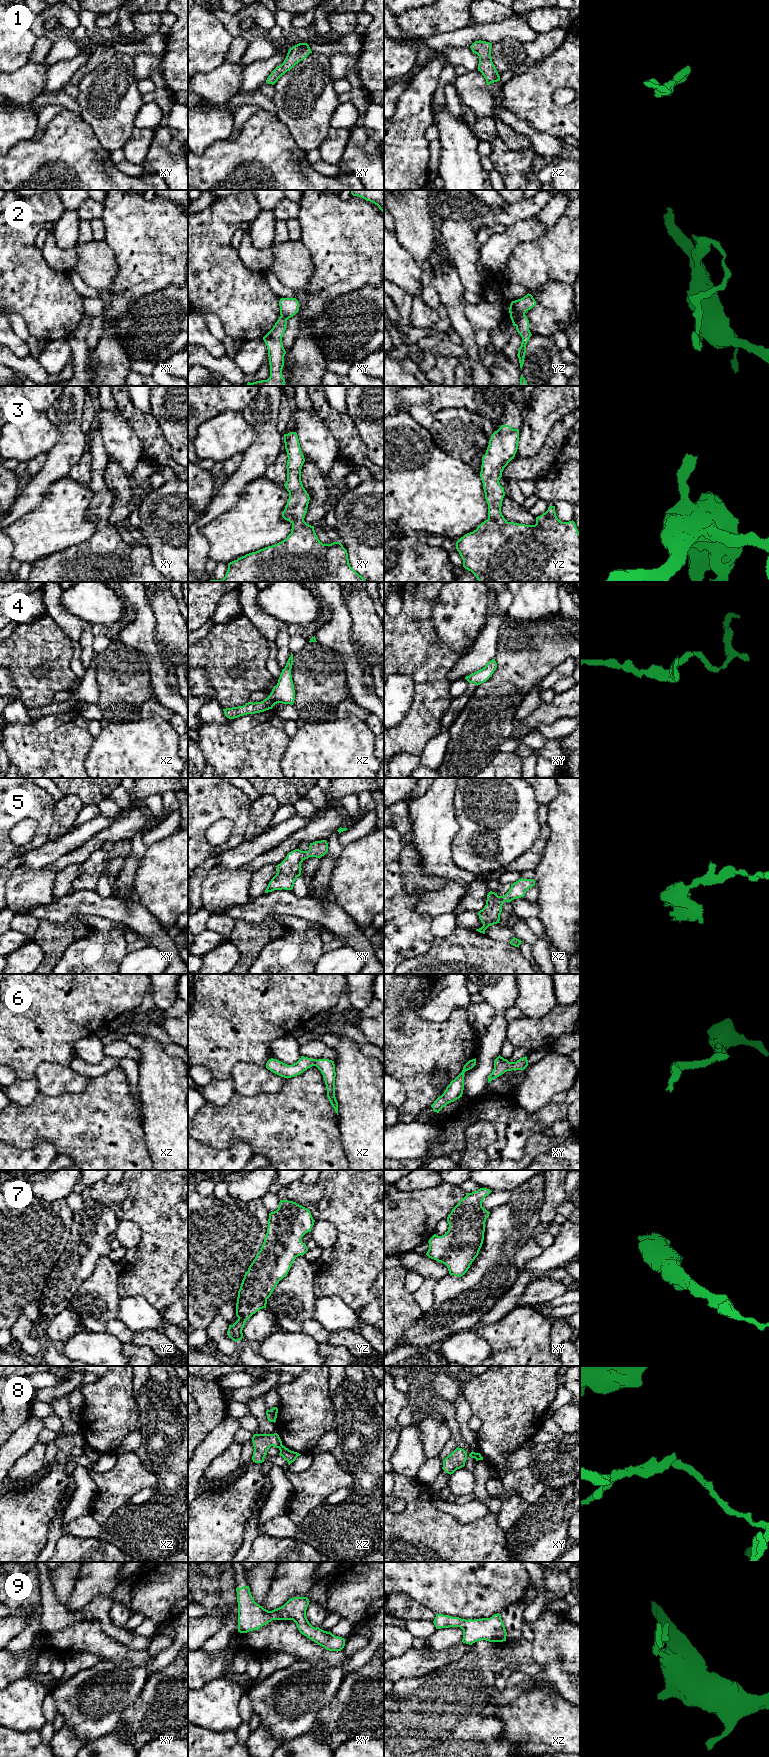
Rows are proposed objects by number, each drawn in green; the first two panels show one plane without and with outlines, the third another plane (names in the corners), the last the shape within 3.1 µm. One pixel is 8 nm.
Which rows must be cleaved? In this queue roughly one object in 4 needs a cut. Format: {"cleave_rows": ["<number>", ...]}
{"cleave_rows": ["2", "8"]}

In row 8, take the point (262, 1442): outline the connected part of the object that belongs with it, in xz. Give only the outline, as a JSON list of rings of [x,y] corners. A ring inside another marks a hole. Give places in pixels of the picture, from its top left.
[[[277,1433],[274,1434],[254,1434],[252,1437],[254,1446],[254,1452],[252,1460],[255,1463],[264,1462],[264,1458],[267,1455],[267,1450],[273,1446],[280,1448],[282,1441]]]

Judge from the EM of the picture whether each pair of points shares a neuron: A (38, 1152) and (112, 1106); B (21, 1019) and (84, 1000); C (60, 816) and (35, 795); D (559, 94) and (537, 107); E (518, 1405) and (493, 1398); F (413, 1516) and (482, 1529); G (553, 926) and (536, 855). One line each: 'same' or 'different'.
A: different
B: same
C: different
D: different
E: same
F: same
G: different

